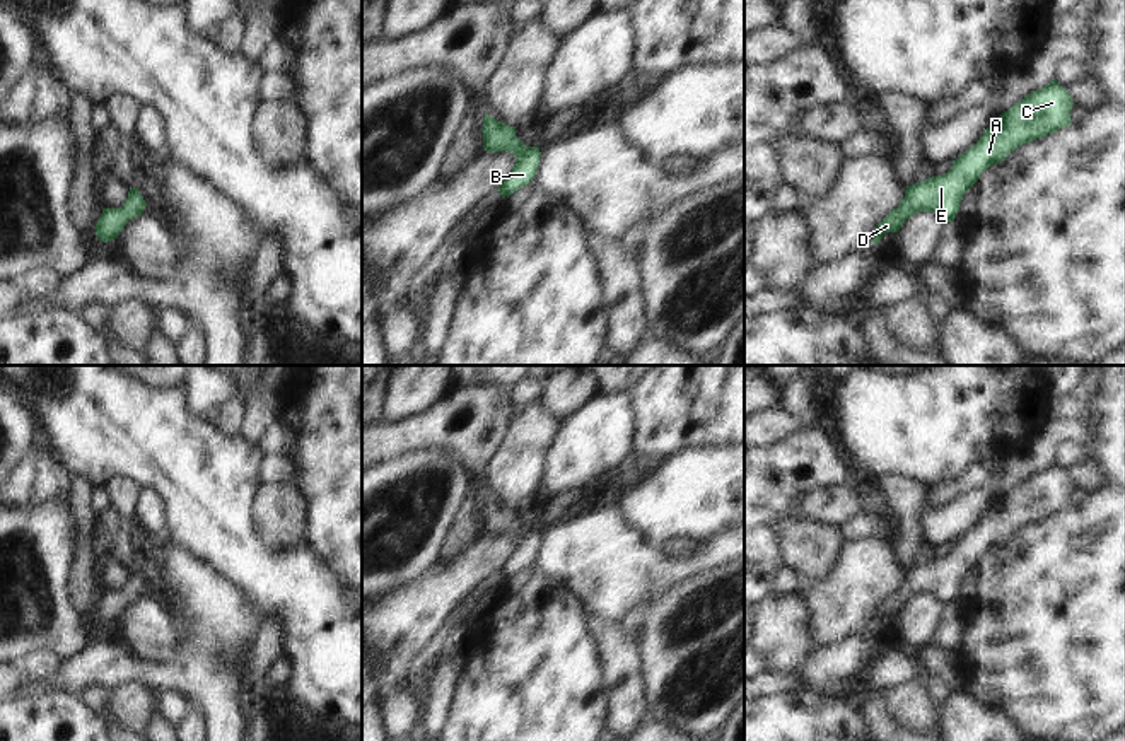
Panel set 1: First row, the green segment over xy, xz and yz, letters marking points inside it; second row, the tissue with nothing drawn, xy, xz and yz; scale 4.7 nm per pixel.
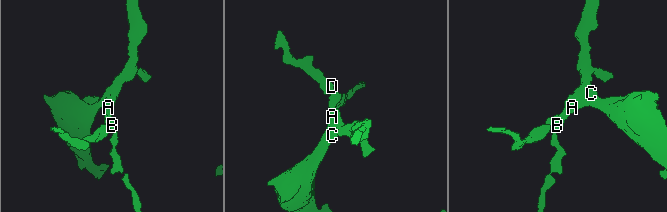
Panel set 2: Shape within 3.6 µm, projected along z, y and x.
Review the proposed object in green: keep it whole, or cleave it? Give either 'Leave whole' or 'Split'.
Leave whole

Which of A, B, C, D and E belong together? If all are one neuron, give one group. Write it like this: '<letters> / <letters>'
A B C D E

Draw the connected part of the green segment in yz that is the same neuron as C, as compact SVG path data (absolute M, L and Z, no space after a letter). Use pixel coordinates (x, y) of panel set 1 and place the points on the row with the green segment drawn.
M1055 79L1028 94L1004 111L980 137L980 140L956 160L946 174L932 176L910 184L905 198L876 227L872 244L881 242L886 232L898 232L906 219L917 212L934 212L942 222L953 222L963 195L990 166L1002 162L1023 143L1046 137L1072 125L1074 102L1069 90Z

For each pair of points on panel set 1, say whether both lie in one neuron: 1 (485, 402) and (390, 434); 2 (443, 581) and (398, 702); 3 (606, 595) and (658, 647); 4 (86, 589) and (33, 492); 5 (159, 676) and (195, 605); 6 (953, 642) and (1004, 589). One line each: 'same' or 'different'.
1: same
2: same
3: different
4: different
5: same
6: different

